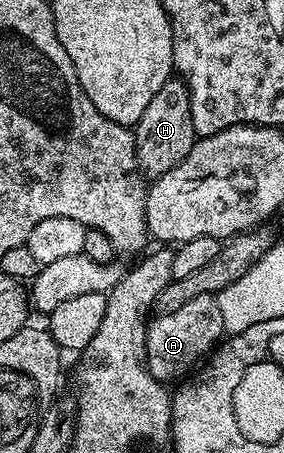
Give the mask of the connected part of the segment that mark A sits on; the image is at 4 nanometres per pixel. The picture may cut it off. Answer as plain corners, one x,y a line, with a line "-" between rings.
213,294
193,296
193,300
188,300
181,308
177,308
177,312
150,319
147,327
147,368
158,382
178,383
192,373
191,366
198,367
220,345
224,334
218,297

